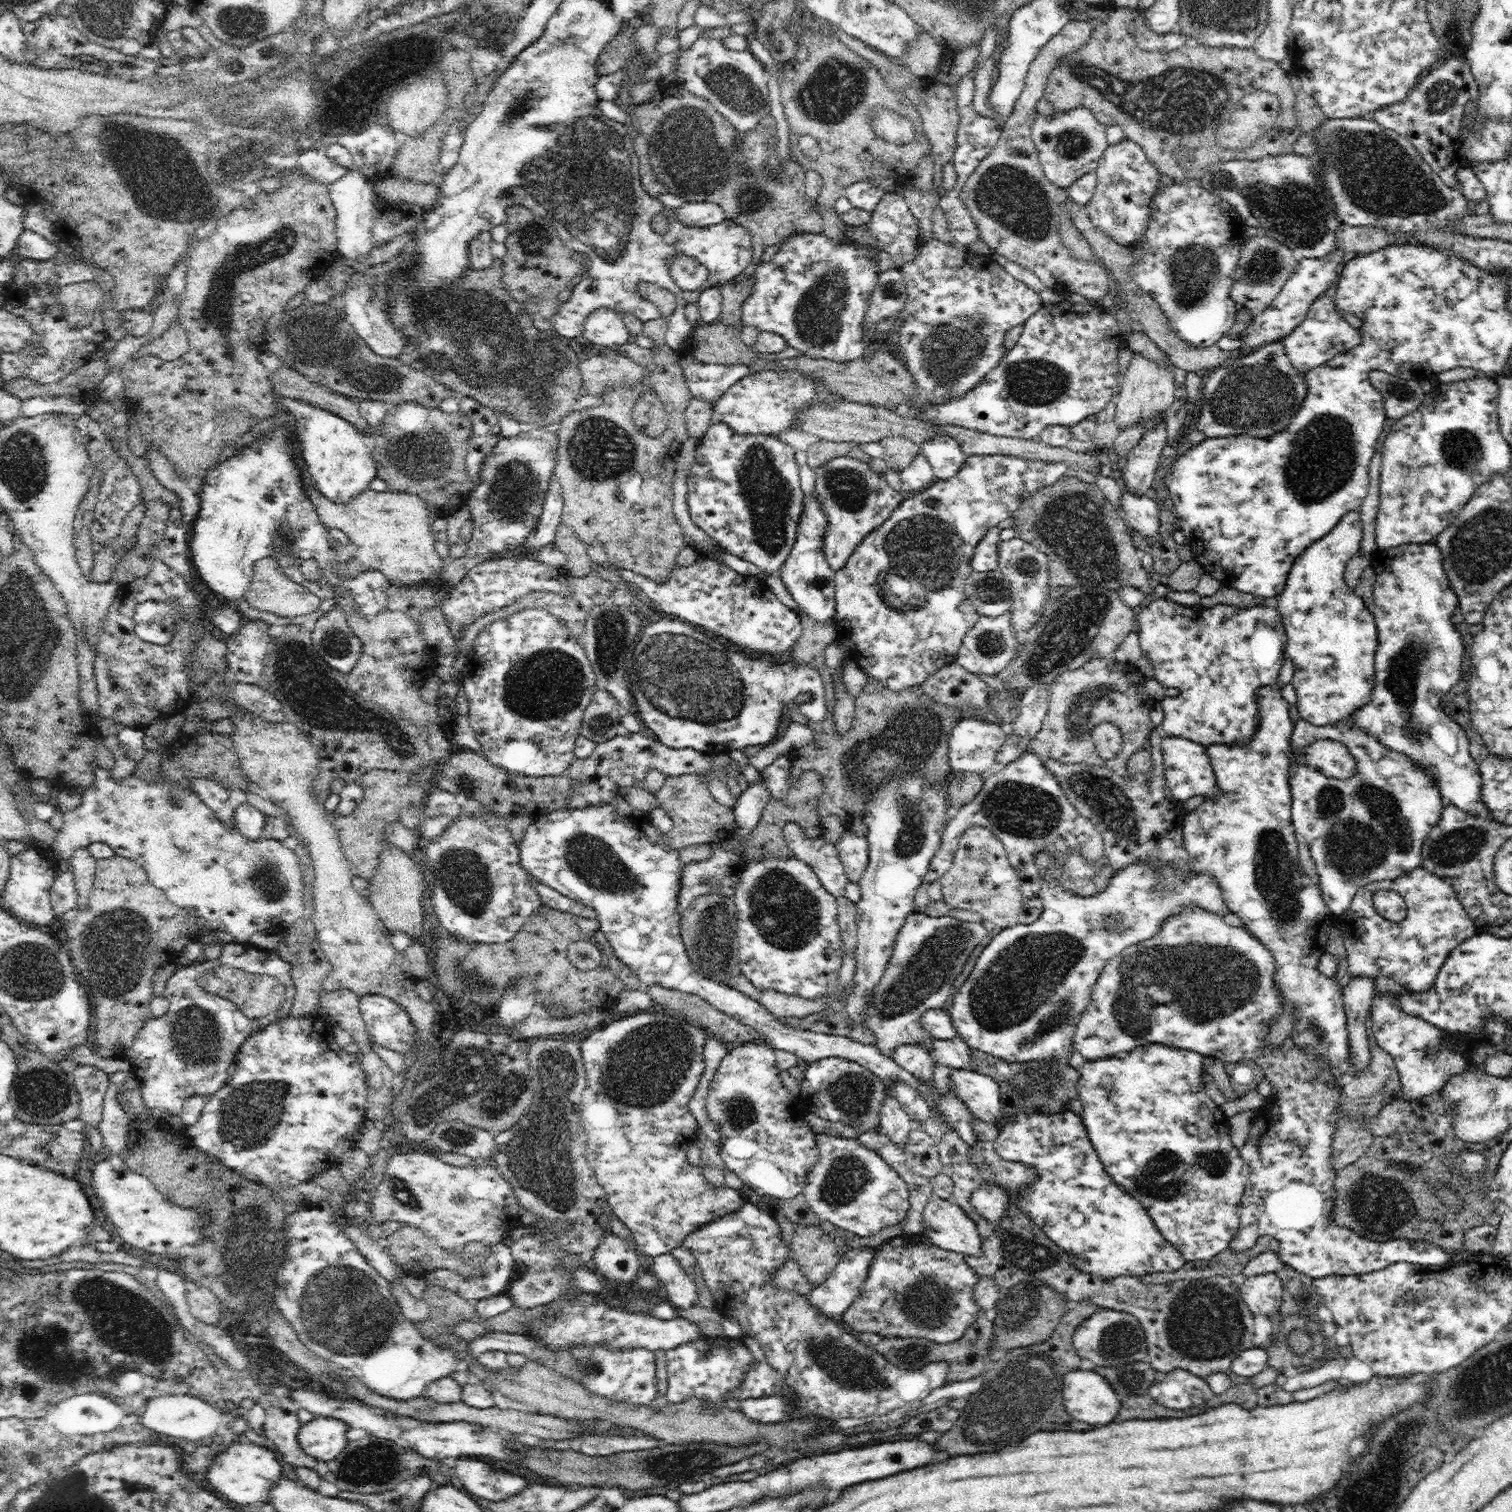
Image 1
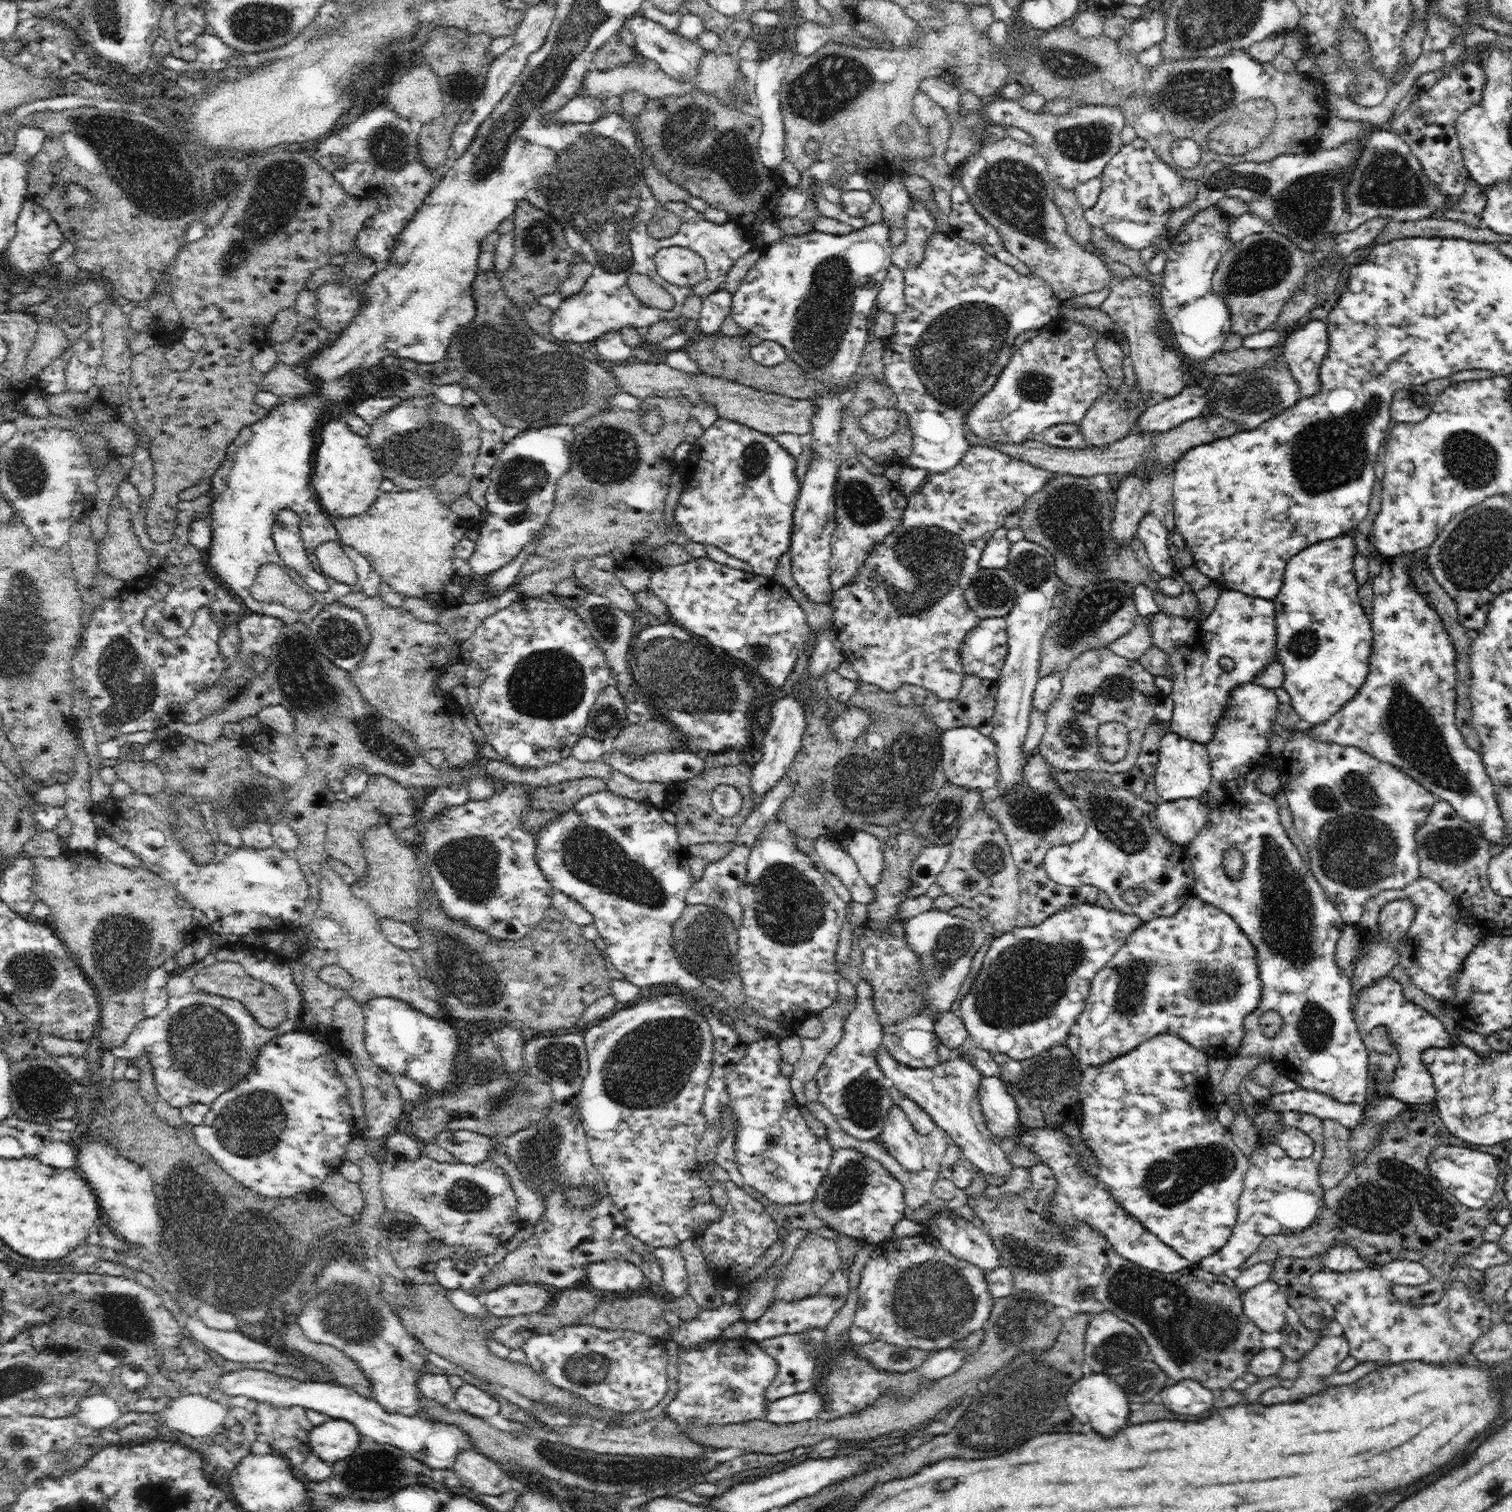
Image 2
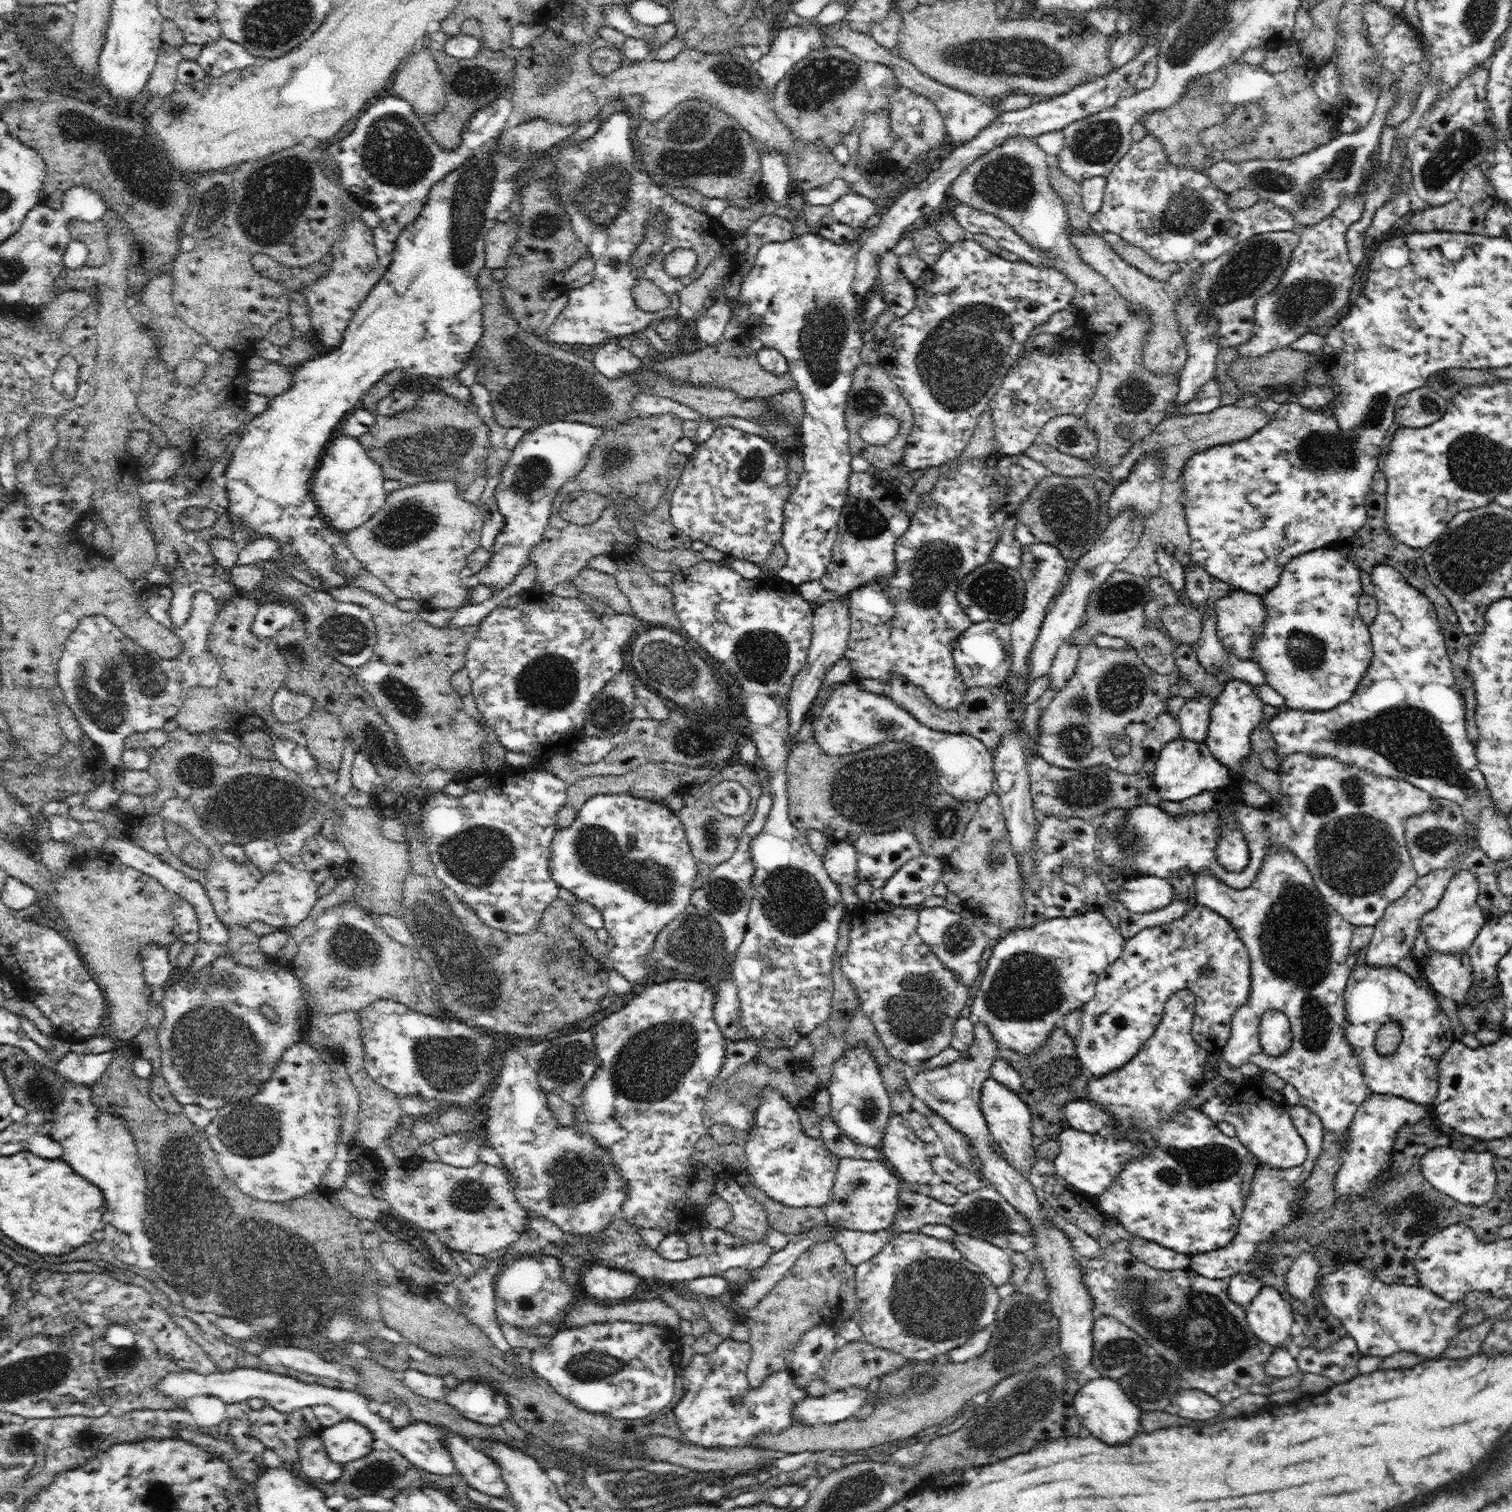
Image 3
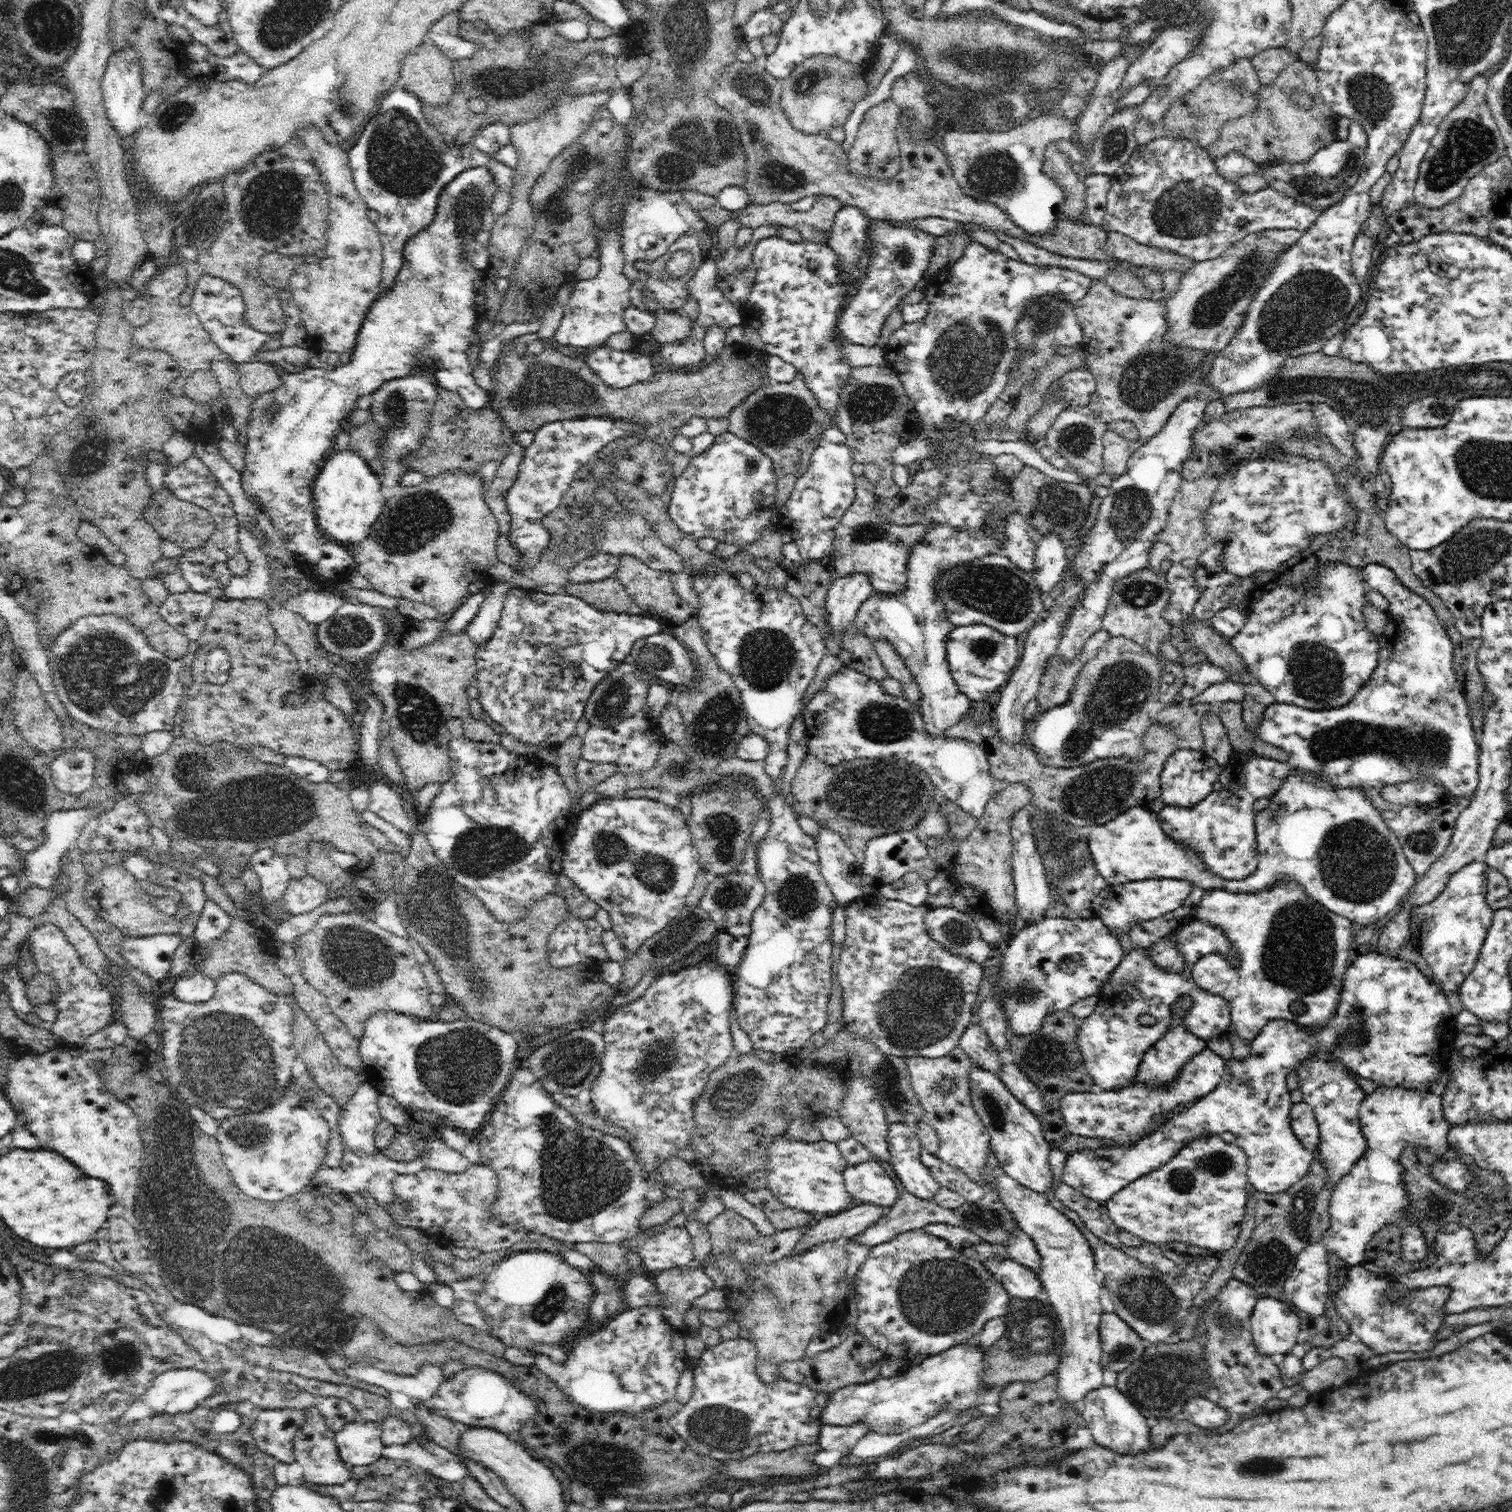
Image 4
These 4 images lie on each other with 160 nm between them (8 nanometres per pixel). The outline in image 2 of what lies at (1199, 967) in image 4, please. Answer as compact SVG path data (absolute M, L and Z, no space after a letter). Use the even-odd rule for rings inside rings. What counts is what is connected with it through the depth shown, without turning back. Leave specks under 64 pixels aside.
M1255 681L1233 688L1229 700L1228 712L1219 720L1213 739L1205 744L1212 775L1207 790L1208 822L1185 850L1192 865L1196 898L1232 916L1258 953L1261 999L1257 1007L1244 1017L1244 1042L1240 1055L1262 1057L1262 1062L1272 1063L1279 1074L1297 1082L1302 1089L1316 1090L1338 1102L1364 1104L1368 1086L1368 1052L1352 1012L1351 979L1334 961L1337 943L1346 925L1314 873L1304 866L1302 856L1284 831L1274 794L1266 795L1256 787L1260 774L1277 768L1277 755L1270 753L1268 743L1272 739L1268 740L1268 737L1273 733L1272 725L1276 722L1280 702L1272 688ZM1230 847L1242 851L1244 857L1244 868L1238 878L1228 876L1224 870L1223 858ZM1267 1010L1278 1011L1282 1015L1282 1030L1274 1038L1268 1038L1259 1025L1260 1016Z

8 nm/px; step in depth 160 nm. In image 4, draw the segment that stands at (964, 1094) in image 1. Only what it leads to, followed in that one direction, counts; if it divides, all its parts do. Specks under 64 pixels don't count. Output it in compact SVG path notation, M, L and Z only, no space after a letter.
M974 1066L971 1070L969 1091L974 1110L989 1130L992 1159L997 1167L1032 1191L1052 1194L1055 1185L1048 1154L1053 1143L1044 1138L1040 1119L1008 1090L999 1075L982 1067Z

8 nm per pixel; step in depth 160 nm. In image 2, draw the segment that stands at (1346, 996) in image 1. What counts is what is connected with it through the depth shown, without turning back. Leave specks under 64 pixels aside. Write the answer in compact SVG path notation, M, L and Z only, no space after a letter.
M1410 899L1394 900L1378 914L1380 924L1380 936L1376 942L1372 942L1370 950L1355 964L1354 976L1351 978L1352 984L1352 1002L1356 1002L1356 997L1362 988L1368 988L1370 984L1376 984L1376 980L1384 978L1398 964L1400 960L1399 948L1397 945L1405 938L1407 931L1411 928L1412 922L1415 920L1417 907Z

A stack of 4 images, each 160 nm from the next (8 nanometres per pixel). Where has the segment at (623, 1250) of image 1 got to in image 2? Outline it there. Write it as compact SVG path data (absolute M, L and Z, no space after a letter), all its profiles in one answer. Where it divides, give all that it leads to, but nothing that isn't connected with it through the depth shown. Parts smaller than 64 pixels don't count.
M623 1258L592 1262L586 1275L594 1290L610 1292L640 1293L647 1285L645 1274L640 1266Z

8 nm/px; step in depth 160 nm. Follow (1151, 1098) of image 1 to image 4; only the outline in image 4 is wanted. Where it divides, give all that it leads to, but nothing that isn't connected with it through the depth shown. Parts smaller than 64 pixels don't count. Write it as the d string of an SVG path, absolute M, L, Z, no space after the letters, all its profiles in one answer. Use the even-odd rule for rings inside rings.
M1180 998L1176 1000L1172 1006L1172 1022L1168 1026L1166 1034L1157 1040L1157 1042L1148 1048L1148 1051L1144 1054L1142 1063L1138 1066L1138 1072L1136 1072L1136 1078L1132 1080L1132 1084L1144 1083L1148 1085L1156 1085L1161 1087L1170 1084L1173 1080L1176 1080L1180 1069L1196 1054L1200 1054L1202 1050L1207 1047L1207 1042L1204 1039L1198 1038L1193 1032L1190 1032L1185 1026L1184 1018L1187 1016L1187 1010L1191 1005L1189 998ZM1217 1134L1190 1140L1164 1166L1136 1178L1114 1194L1106 1201L1106 1209L1119 1228L1147 1243L1176 1241L1223 1252L1234 1246L1244 1218L1247 1160L1243 1148L1226 1143Z

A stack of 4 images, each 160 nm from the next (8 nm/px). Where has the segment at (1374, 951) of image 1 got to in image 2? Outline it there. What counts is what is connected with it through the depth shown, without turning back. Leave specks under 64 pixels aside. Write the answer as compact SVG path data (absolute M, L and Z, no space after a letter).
M1424 876L1414 880L1402 890L1384 890L1384 892L1376 894L1368 900L1362 919L1355 926L1361 941L1361 952L1354 956L1352 961L1356 964L1360 957L1363 957L1370 950L1372 942L1378 940L1378 936L1382 934L1380 933L1378 914L1386 904L1398 899L1410 899L1417 907L1417 914L1411 928L1407 931L1405 938L1397 945L1400 954L1399 966L1406 971L1418 989L1441 1002L1452 1000L1454 998L1455 979L1463 968L1464 958L1473 952L1485 934L1482 934L1482 930L1471 926L1465 920L1465 916L1457 906L1456 899L1447 890Z

